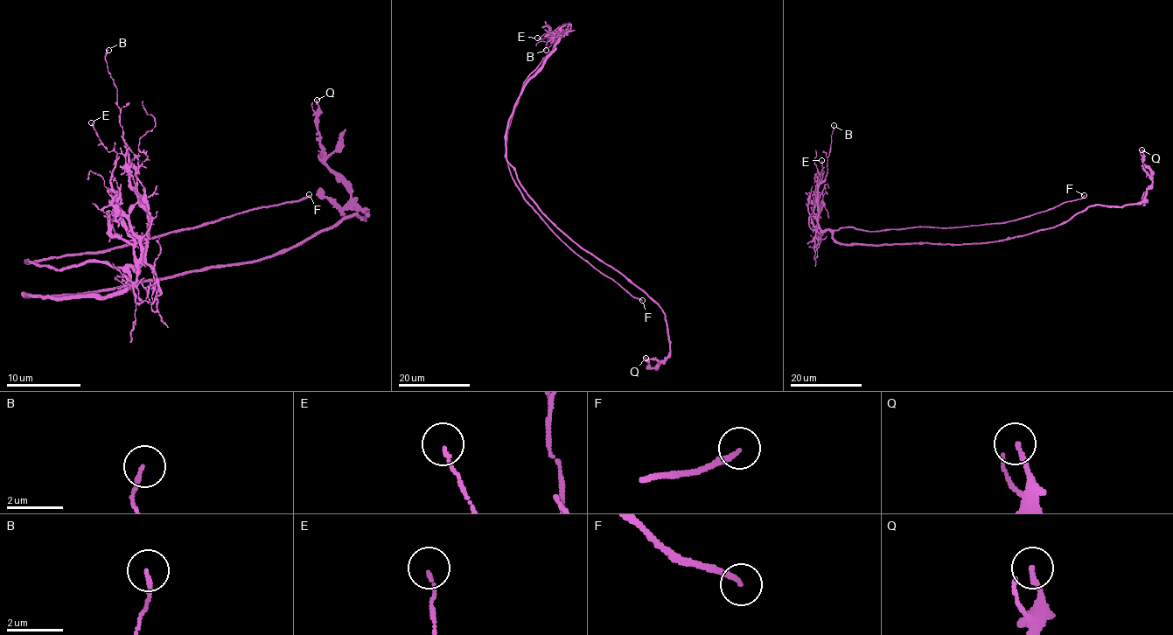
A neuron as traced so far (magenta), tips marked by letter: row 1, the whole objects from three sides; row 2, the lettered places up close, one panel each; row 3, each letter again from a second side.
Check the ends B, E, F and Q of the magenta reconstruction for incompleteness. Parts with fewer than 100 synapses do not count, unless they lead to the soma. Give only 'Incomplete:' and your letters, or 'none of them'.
Incomplete: F

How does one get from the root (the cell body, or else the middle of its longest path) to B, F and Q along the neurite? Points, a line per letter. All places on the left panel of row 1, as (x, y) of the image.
B: (49, 296), (117, 295), (147, 243), (145, 202), (123, 141), (117, 88), (104, 59), (108, 50)
F: (49, 296), (117, 295), (129, 275), (101, 261), (52, 268), (28, 260), (104, 252), (309, 194)
Q: (49, 296), (24, 293), (95, 293), (251, 263), (350, 215), (363, 219), (352, 189), (325, 161), (317, 100)

